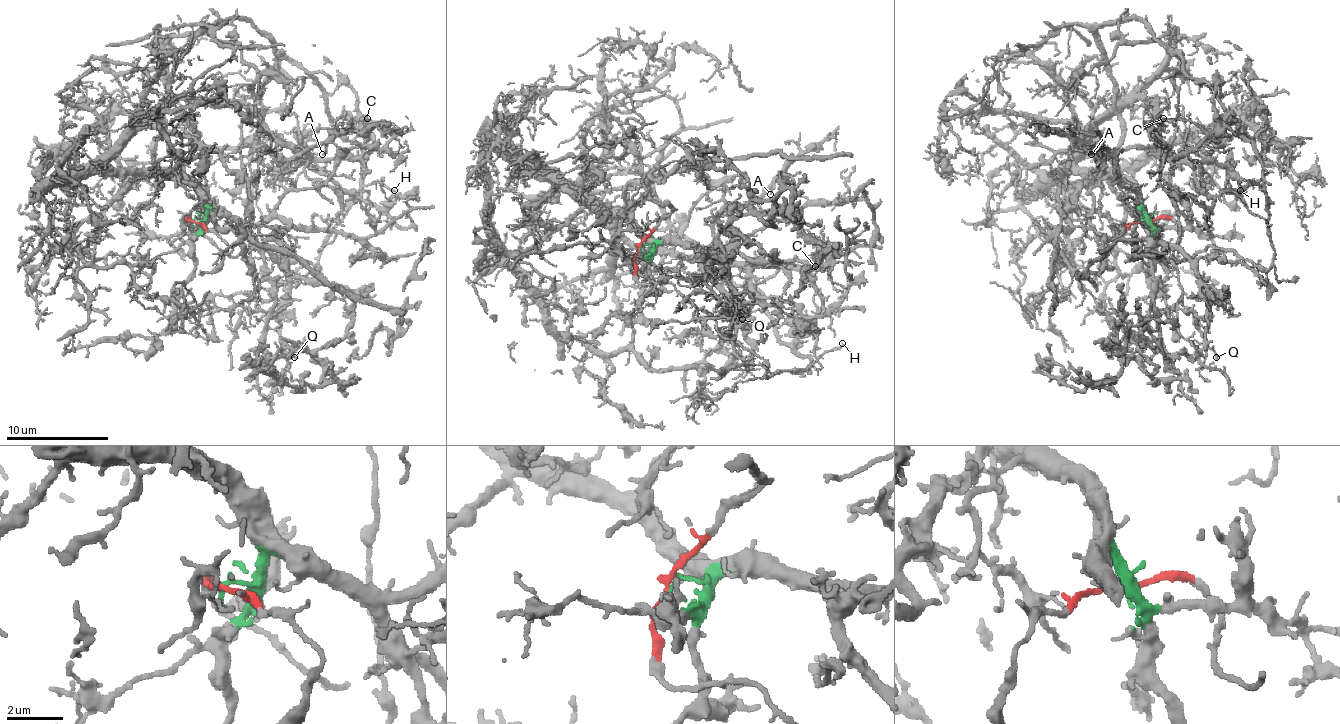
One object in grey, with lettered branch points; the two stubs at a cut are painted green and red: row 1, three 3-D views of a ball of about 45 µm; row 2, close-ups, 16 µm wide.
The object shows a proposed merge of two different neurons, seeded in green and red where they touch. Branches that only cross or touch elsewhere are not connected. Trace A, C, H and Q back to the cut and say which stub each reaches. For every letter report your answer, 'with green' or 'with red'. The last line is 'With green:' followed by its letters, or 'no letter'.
A: with green
C: with green
H: with red
Q: with green
With green: A, C, Q

